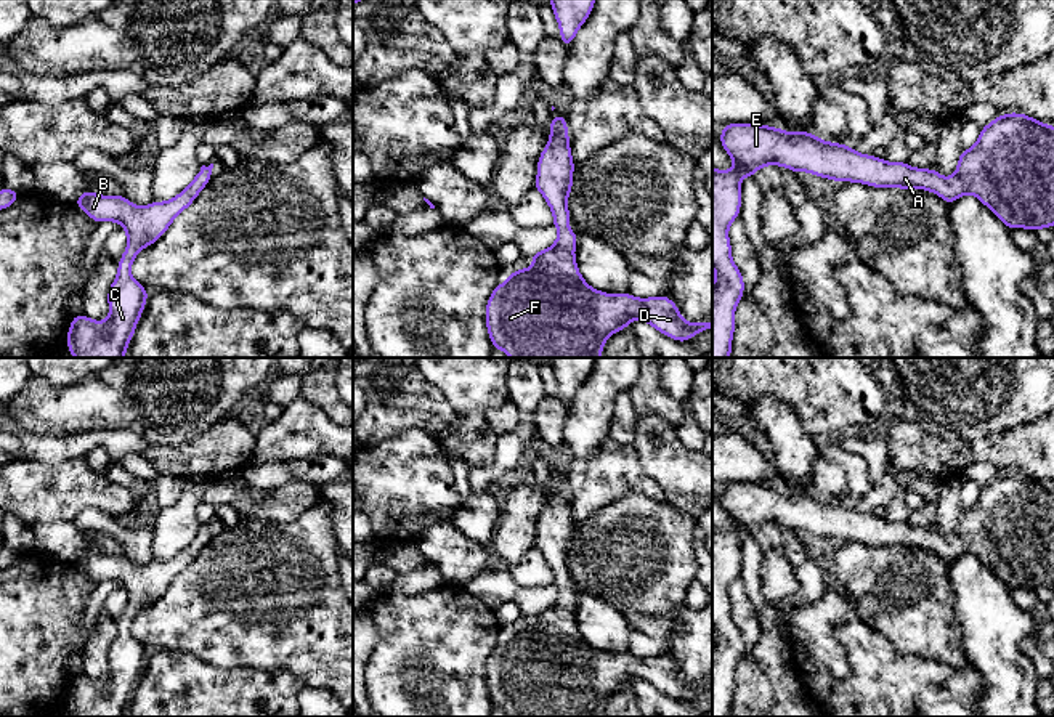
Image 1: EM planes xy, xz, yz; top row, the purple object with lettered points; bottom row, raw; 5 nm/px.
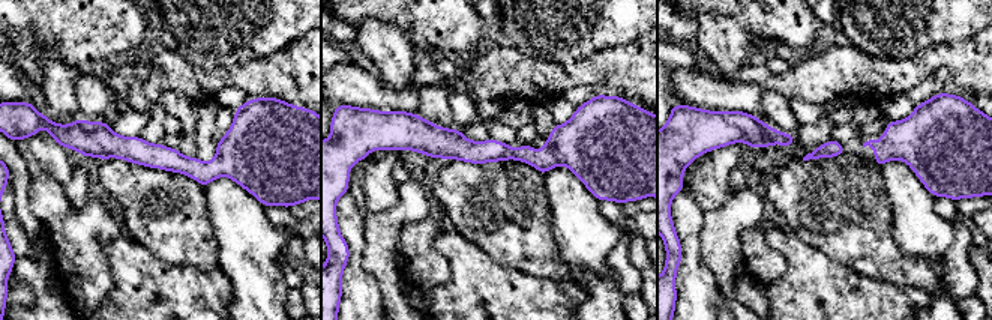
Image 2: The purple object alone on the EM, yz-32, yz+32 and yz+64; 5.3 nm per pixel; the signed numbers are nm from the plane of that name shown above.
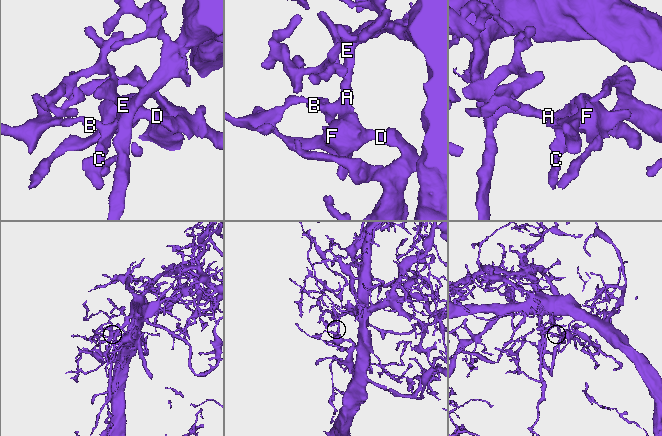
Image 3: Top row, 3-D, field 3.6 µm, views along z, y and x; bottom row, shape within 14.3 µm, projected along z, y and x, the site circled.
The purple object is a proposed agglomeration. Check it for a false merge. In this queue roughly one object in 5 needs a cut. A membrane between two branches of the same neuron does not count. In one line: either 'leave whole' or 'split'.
leave whole

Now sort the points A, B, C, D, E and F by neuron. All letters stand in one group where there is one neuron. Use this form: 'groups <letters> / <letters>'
groups A B C D E F

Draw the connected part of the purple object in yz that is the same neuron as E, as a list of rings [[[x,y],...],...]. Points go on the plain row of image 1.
[[[1011,472],[1001,473],[982,486],[975,504],[961,510],[958,528],[950,537],[938,529],[914,528],[906,521],[860,513],[849,504],[817,497],[812,491],[784,491],[770,484],[727,483],[720,504],[732,516],[733,529],[712,528],[712,717],[730,717],[735,693],[735,669],[744,653],[741,630],[732,619],[728,587],[741,571],[741,537],[751,536],[765,525],[786,526],[796,533],[809,531],[833,541],[863,542],[874,547],[926,549],[940,555],[948,565],[964,553],[975,555],[1009,589],[1038,590],[1054,585],[1054,486],[1036,478]]]

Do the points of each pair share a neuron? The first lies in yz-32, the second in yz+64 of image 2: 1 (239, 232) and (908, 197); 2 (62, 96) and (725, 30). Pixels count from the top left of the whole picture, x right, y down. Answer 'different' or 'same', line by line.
1: same
2: same

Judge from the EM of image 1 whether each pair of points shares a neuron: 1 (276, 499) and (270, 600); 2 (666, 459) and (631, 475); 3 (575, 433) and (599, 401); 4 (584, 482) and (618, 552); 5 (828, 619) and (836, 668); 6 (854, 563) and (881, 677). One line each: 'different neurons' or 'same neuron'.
1: different neurons
2: different neurons
3: same neuron
4: different neurons
5: same neuron
6: different neurons

